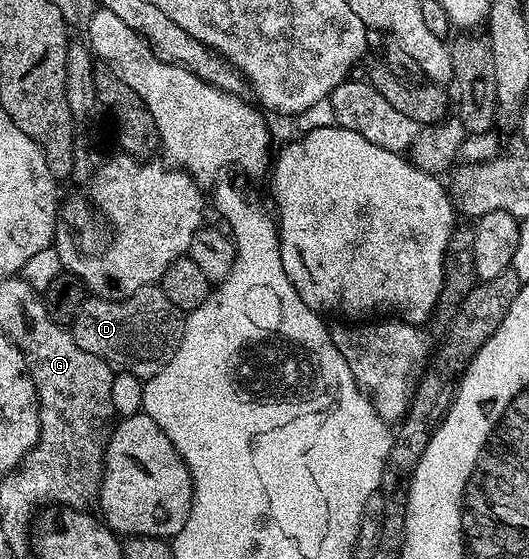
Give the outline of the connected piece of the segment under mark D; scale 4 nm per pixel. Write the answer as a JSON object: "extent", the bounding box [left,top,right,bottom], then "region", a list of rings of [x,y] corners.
{"extent":[71,285,186,379],"region":[[[144,285],[135,295],[124,297],[122,301],[90,296],[83,307],[79,307],[71,332],[83,351],[91,351],[91,355],[112,365],[116,372],[148,379],[175,355],[185,330],[185,319],[186,314],[177,309],[157,285]]]}

